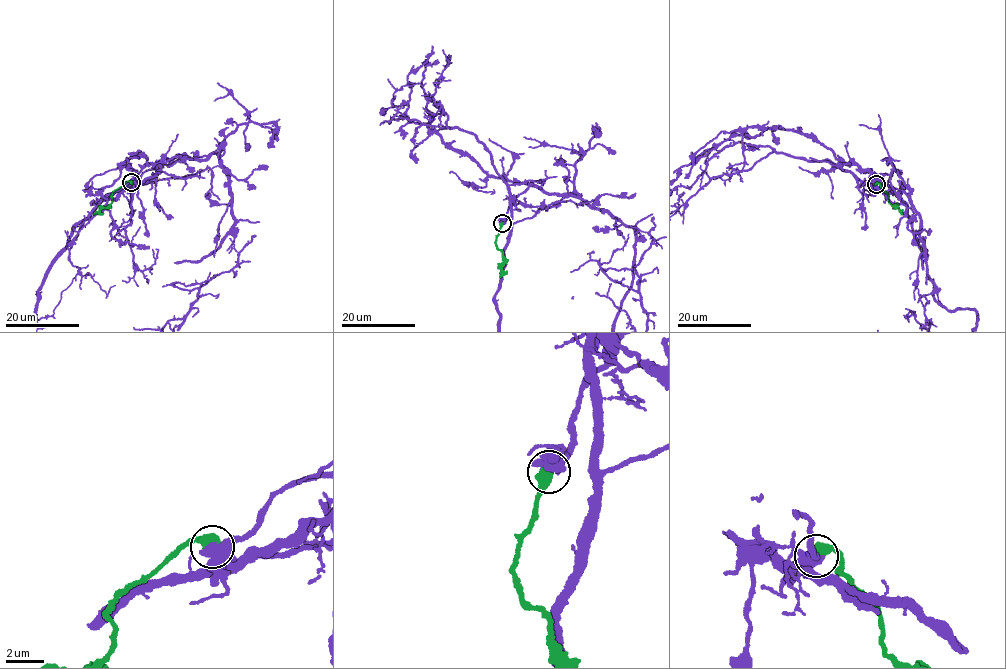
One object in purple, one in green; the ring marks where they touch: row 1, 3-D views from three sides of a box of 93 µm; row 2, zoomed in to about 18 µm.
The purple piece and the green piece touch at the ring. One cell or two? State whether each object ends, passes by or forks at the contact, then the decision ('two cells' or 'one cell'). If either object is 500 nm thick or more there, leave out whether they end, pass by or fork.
one cell

